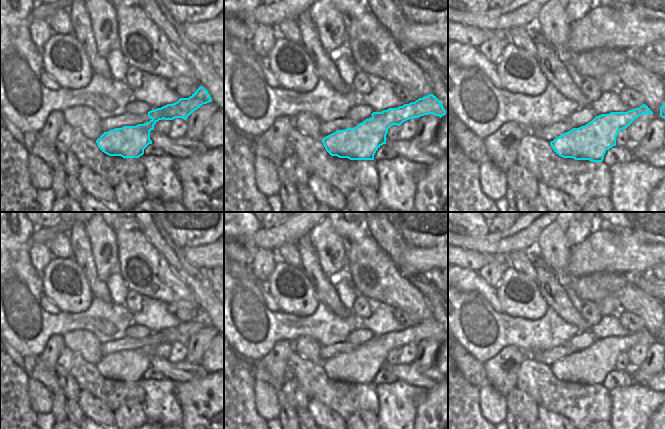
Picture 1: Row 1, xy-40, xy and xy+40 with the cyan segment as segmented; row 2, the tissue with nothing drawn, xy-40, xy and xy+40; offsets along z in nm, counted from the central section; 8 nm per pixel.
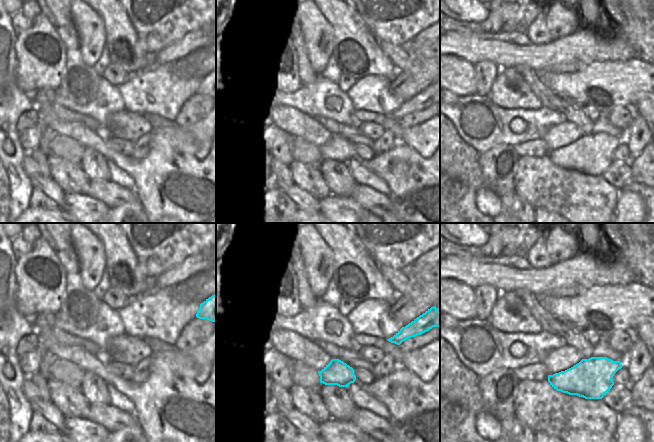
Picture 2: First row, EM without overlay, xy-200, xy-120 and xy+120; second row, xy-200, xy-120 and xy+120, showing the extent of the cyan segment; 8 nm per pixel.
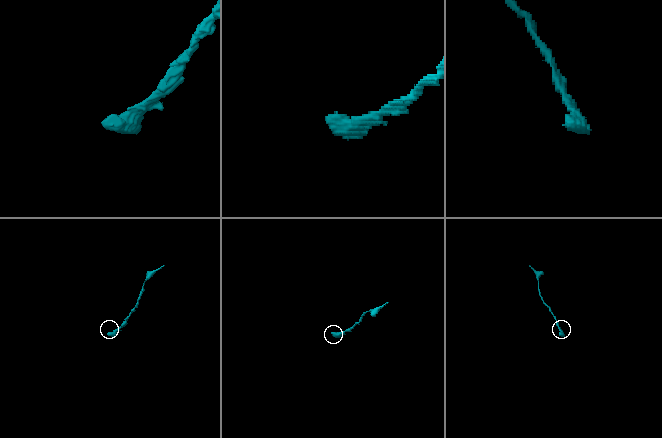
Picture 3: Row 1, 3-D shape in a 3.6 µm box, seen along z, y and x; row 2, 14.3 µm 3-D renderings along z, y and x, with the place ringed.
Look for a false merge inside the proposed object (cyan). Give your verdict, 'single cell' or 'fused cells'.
fused cells

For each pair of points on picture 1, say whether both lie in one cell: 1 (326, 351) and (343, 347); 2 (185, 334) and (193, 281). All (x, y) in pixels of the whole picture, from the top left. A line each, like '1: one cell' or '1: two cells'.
1: one cell
2: two cells

